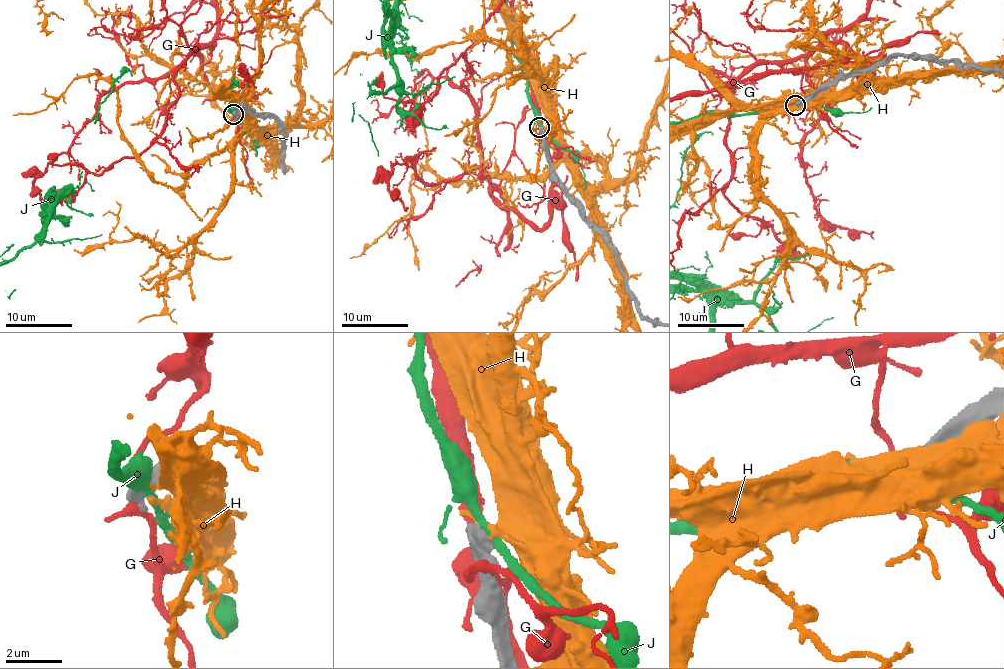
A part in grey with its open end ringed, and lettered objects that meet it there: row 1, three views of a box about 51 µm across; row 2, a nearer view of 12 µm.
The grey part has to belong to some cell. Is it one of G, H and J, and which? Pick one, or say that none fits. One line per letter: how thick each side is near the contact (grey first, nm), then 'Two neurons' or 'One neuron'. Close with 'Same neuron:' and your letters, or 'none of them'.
G: Thickness 480 nm (grey) against 240 nm. Two neurons
H: Thickness 600 nm (grey) against 240 nm. Two neurons
J: Thickness 550 nm (grey) against 260 nm. Two neurons
Same neuron: none of them

